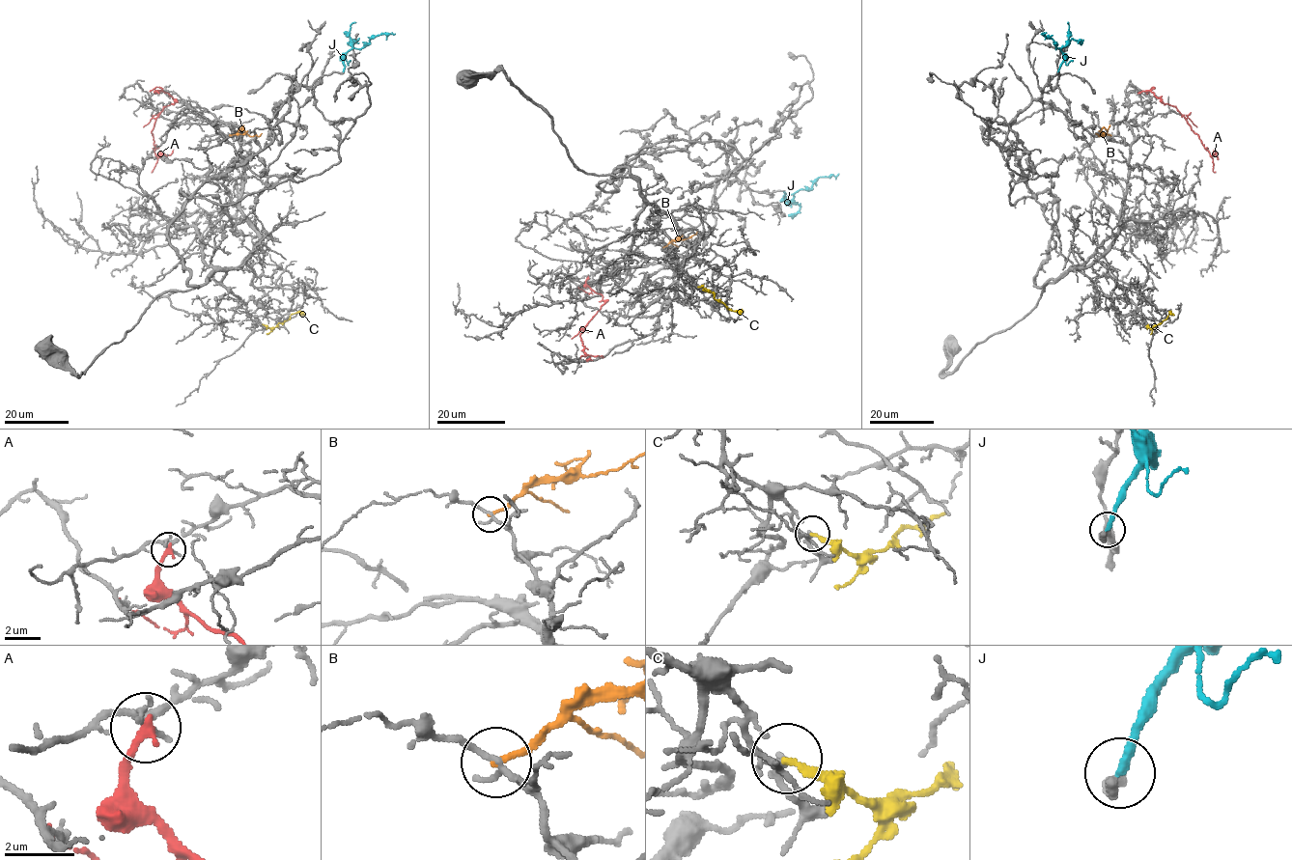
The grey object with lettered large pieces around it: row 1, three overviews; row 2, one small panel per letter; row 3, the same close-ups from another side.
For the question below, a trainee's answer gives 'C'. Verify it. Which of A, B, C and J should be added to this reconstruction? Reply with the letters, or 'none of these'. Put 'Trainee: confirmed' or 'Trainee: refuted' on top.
Trainee: refuted
none of these

